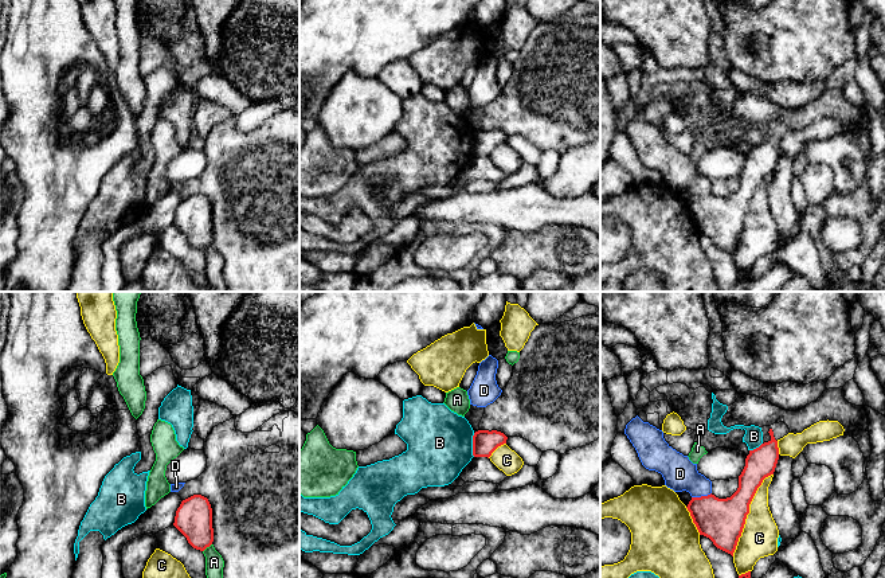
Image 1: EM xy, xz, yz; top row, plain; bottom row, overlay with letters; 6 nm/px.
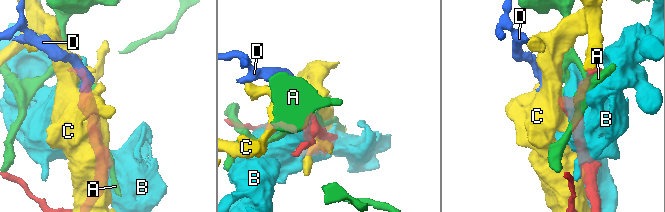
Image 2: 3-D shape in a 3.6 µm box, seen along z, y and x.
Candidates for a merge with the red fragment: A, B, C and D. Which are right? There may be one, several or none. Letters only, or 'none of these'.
D

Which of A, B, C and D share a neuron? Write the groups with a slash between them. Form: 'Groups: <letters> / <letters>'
Groups: A / B / C / D

